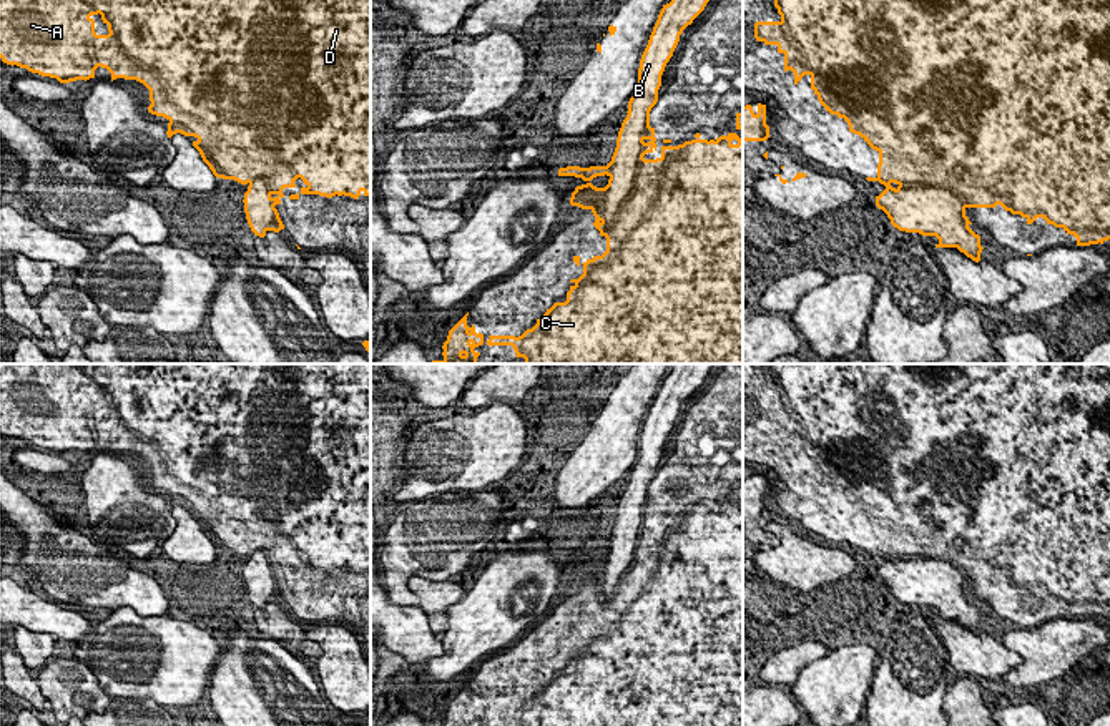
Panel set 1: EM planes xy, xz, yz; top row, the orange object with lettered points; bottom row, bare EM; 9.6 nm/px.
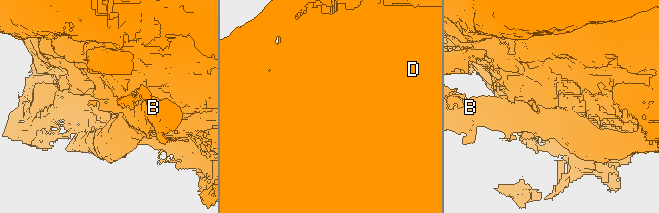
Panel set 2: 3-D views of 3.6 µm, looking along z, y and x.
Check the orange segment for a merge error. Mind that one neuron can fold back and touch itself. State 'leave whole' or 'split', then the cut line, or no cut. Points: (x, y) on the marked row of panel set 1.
split; cut in xz along (648, 112), (635, 170), (635, 185), (607, 228)

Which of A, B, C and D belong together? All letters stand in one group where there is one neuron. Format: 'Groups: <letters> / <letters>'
Groups: A C D / B

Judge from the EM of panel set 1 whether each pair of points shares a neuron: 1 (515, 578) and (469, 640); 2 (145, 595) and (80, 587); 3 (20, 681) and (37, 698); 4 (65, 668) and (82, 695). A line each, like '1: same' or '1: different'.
1: same
2: same
3: same
4: same

